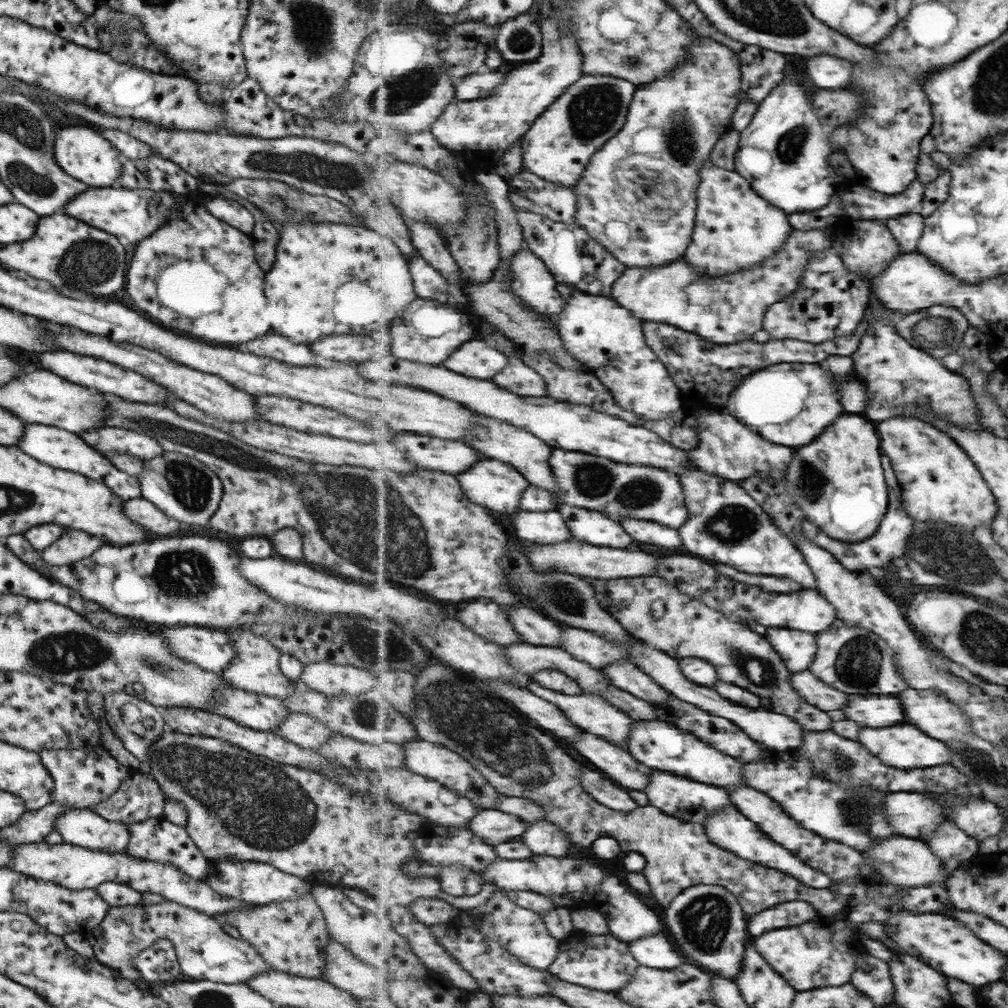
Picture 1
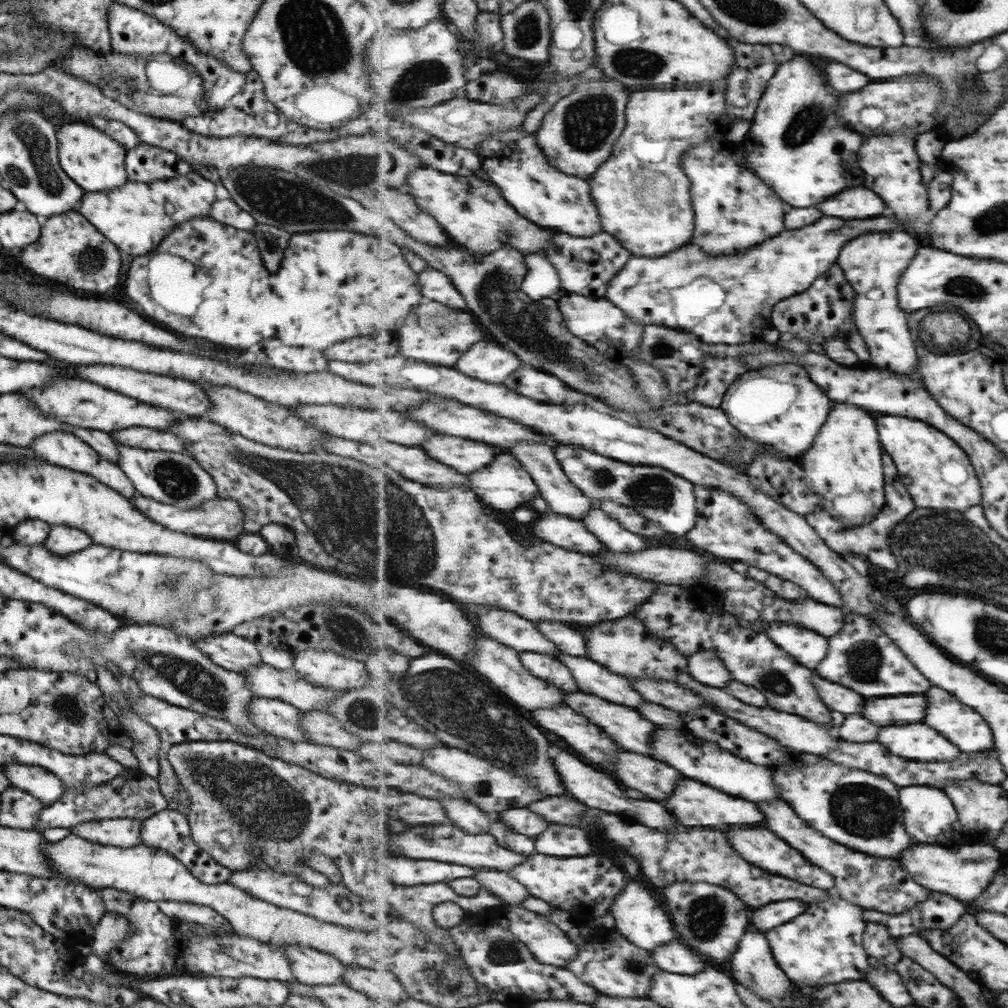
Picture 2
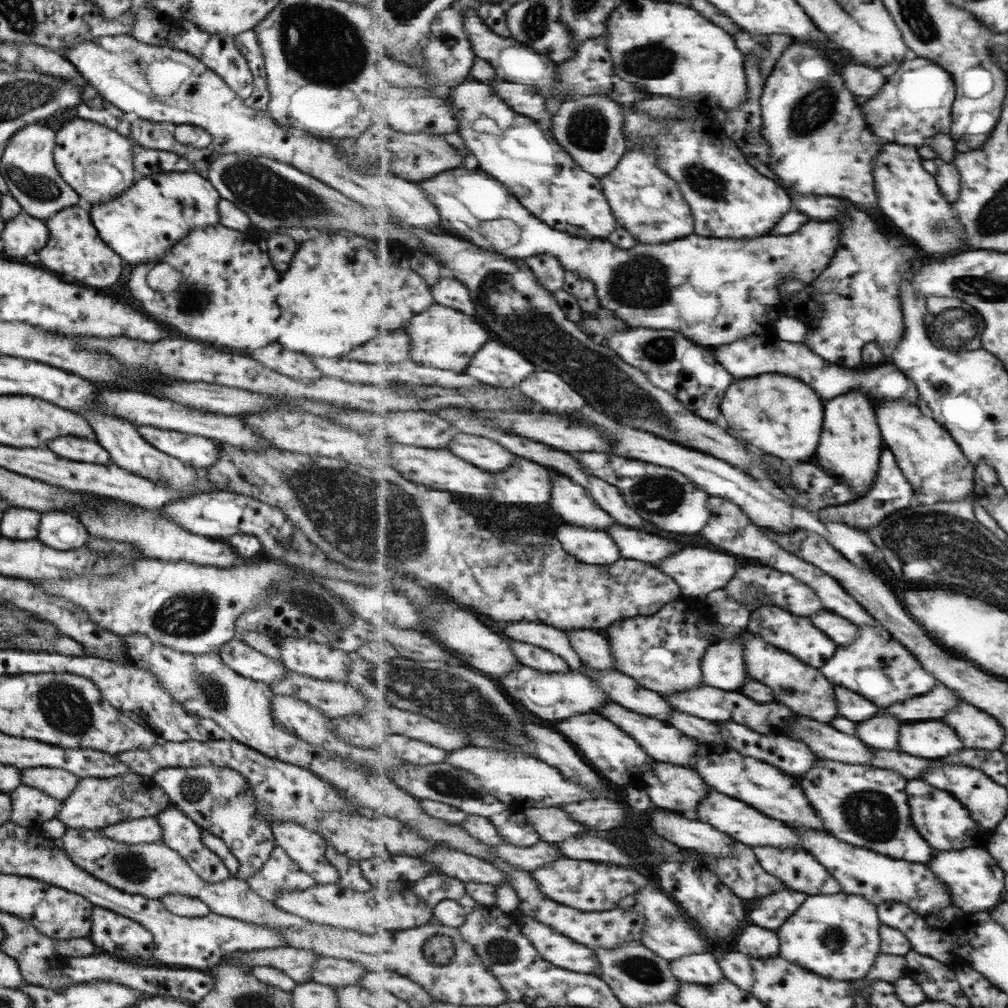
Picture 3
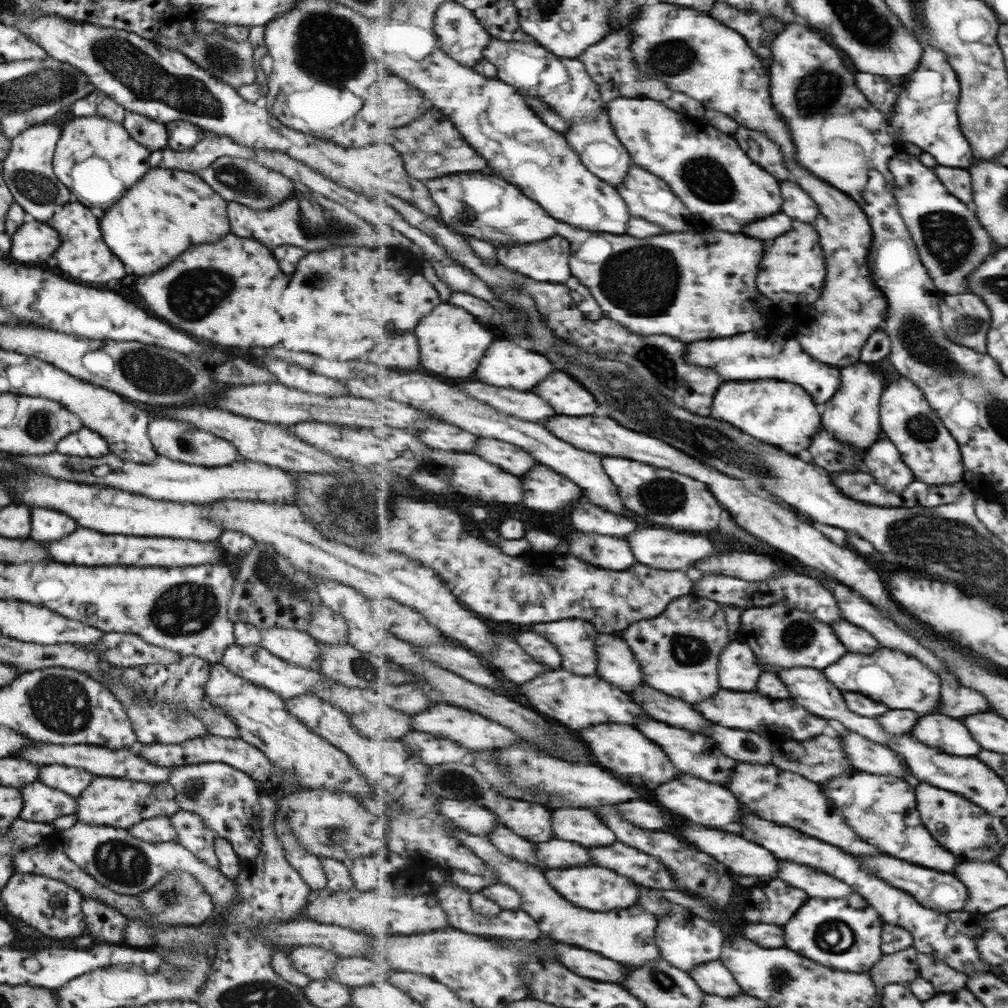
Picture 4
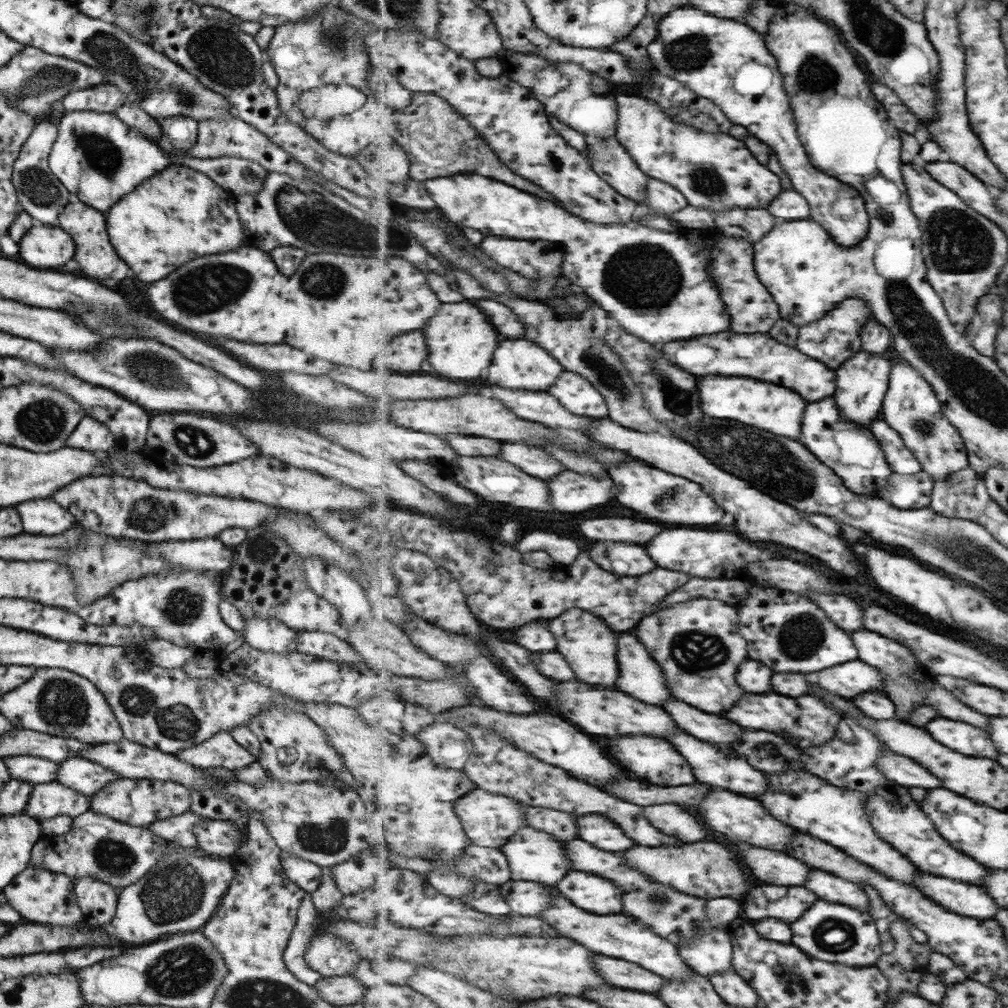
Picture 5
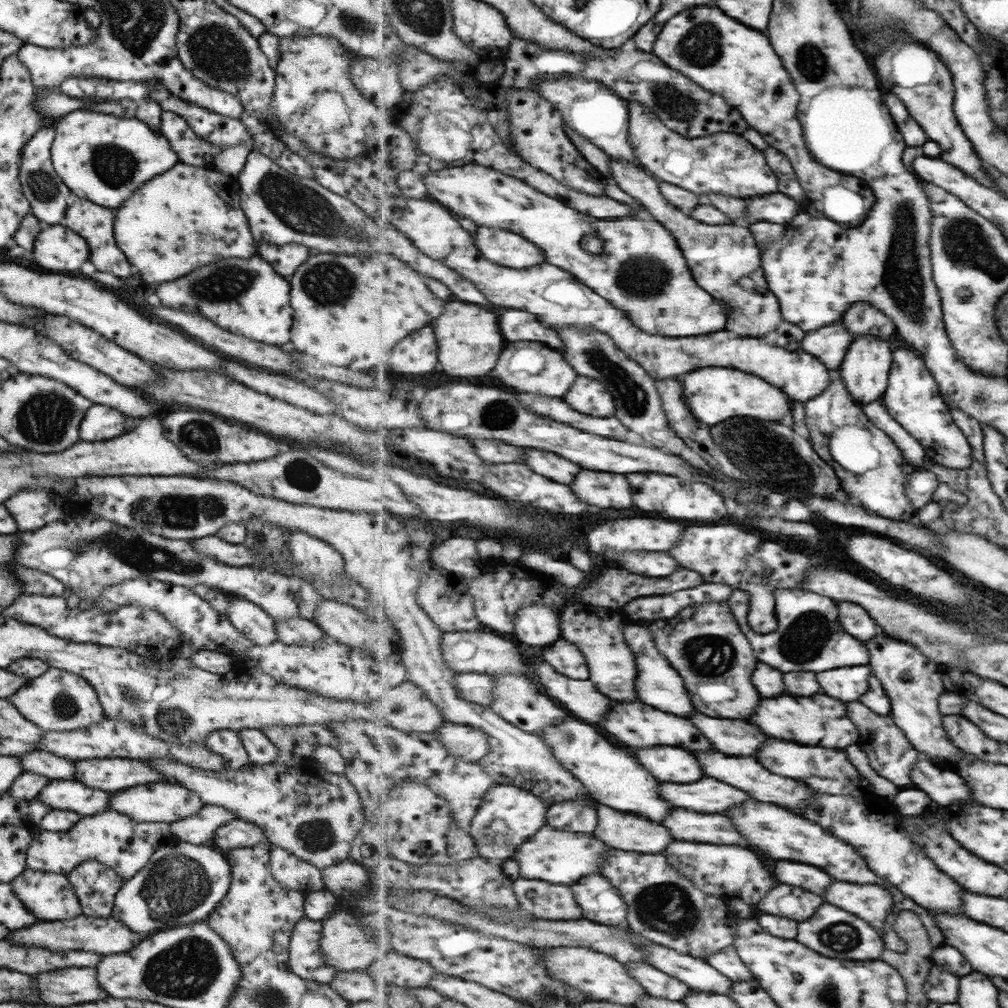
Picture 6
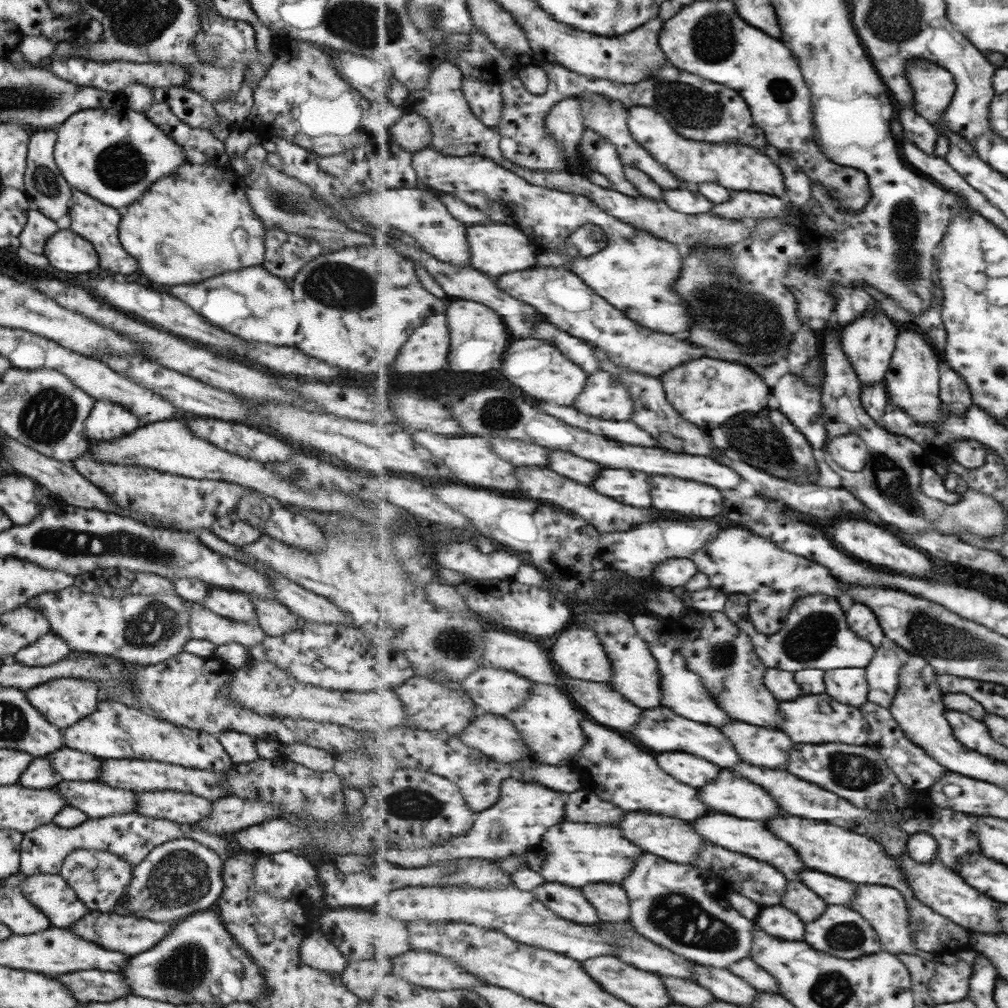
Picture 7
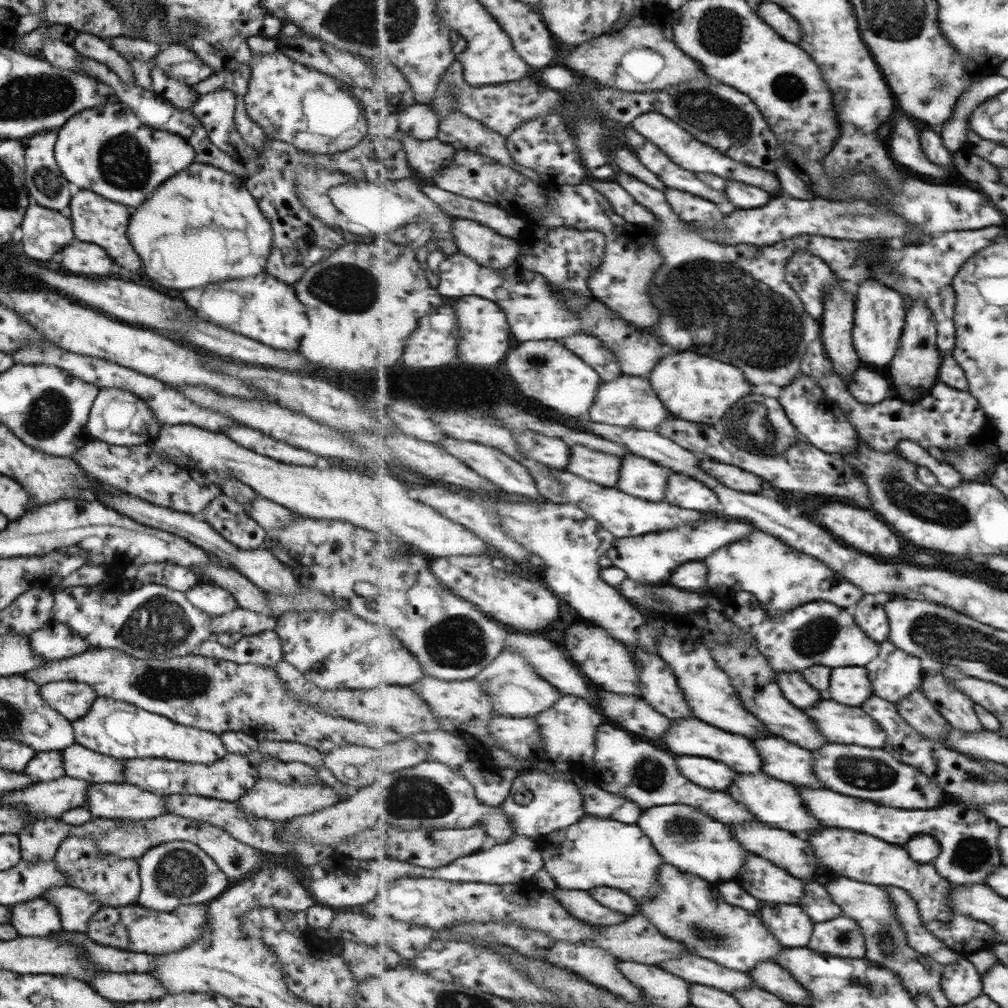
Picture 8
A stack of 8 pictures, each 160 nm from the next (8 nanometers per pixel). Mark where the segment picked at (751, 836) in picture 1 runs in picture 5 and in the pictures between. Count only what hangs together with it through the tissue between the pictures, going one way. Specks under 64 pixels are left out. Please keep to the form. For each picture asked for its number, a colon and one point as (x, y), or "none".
2: (762, 847)
3: (800, 871)
4: (817, 883)
5: (829, 887)

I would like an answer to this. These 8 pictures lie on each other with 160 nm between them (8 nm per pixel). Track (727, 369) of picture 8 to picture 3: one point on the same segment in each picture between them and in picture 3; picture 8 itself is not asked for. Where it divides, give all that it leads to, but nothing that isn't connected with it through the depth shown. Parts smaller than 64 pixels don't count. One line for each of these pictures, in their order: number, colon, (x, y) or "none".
3: (782, 415)
4: (773, 411)
5: (764, 405)
6: (715, 394)
7: (715, 390)

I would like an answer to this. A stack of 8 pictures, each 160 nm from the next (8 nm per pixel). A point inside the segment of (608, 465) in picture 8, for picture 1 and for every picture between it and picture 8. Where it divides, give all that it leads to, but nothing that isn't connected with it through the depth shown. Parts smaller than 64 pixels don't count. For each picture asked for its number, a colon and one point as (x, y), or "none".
1: (452, 456)
2: (466, 456)
3: (489, 455)
4: (510, 457)
5: (536, 462)
6: (547, 464)
7: (566, 464)

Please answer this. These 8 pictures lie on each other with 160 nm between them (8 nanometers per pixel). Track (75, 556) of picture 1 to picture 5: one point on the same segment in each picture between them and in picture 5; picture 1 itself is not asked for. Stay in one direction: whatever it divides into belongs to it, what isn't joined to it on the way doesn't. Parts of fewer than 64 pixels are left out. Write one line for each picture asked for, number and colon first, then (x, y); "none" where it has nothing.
2: (62, 540)
3: (62, 532)
4: (46, 526)
5: (44, 516)

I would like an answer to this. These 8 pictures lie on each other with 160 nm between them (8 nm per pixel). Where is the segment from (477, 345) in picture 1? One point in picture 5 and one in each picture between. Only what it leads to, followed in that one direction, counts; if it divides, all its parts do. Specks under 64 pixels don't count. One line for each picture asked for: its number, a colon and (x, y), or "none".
2: (488, 361)
3: (496, 364)
4: (508, 365)
5: (521, 364)

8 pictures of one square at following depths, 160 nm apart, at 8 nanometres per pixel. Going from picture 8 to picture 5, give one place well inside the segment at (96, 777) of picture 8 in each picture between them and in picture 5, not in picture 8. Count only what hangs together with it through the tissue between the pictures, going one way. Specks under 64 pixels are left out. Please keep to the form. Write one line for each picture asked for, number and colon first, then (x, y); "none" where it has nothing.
5: (31, 769)
6: (42, 763)
7: (70, 764)

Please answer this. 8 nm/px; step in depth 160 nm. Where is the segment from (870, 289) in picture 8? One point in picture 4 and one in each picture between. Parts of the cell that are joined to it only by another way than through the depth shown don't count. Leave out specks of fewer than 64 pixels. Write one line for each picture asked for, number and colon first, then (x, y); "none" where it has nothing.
4: (853, 416)
5: (862, 382)
6: (866, 369)
7: (870, 342)

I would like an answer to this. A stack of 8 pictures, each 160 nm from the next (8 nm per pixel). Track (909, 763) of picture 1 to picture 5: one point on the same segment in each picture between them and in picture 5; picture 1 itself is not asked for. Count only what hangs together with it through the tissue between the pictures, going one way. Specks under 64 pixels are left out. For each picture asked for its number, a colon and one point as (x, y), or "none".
2: (920, 742)
3: (929, 739)
4: (952, 736)
5: (960, 736)

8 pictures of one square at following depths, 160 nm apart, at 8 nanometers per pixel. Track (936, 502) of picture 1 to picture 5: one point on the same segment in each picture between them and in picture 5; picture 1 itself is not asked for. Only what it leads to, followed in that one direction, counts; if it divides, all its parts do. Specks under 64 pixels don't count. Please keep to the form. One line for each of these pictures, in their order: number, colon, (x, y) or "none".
2: (939, 473)
3: (934, 463)
4: (927, 446)
5: (911, 407)

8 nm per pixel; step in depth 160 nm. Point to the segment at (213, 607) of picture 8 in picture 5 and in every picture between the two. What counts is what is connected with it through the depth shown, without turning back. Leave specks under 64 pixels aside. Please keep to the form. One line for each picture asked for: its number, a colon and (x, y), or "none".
5: (269, 635)
6: (256, 625)
7: (233, 605)

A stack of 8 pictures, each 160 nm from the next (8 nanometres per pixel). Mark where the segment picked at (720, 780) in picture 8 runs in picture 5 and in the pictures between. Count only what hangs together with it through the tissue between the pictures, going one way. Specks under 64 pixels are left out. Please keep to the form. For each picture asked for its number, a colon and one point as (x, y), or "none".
5: (653, 759)
6: (671, 764)
7: (693, 770)

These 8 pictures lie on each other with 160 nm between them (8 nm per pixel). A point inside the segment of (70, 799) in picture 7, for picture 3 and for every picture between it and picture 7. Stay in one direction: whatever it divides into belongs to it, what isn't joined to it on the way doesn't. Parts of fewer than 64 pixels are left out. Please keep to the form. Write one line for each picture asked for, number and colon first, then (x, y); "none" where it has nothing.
3: (30, 807)
4: (39, 804)
5: (46, 800)
6: (61, 794)

